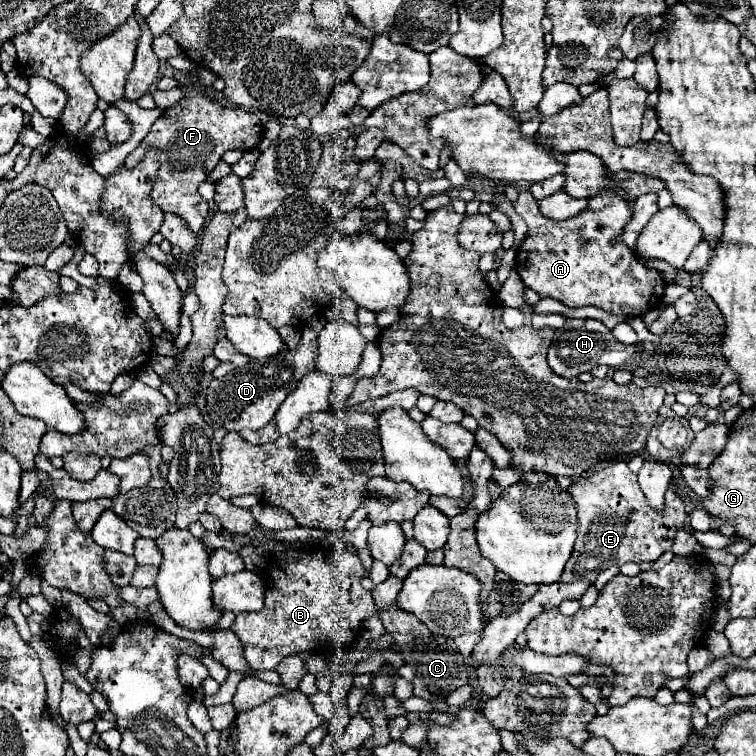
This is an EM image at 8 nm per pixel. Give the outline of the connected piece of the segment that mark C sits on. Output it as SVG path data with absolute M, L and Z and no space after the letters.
M389 577L385 583L377 585L373 589L373 599L379 611L379 617L383 621L383 627L387 629L387 633L395 639L397 647L403 651L403 659L407 665L413 667L415 671L415 679L413 679L413 693L415 697L427 699L427 701L437 701L437 699L445 699L449 693L453 693L455 689L459 689L461 685L467 685L471 681L473 675L473 663L469 657L463 657L453 639L445 639L441 635L435 635L427 629L427 625L423 625L417 617L413 617L411 613L405 613L401 609L395 607L395 599L397 593L403 585L403 579L395 579Z

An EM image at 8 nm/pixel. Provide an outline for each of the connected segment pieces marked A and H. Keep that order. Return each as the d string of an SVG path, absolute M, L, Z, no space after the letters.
M521 189L515 211L525 219L529 227L525 241L517 249L517 273L521 275L523 283L531 287L541 299L551 297L561 301L569 309L597 307L607 313L625 317L643 317L649 309L655 309L659 305L665 291L665 281L661 273L643 265L625 245L625 241L621 241L621 233L629 221L631 207L619 193L601 191L595 197L589 197L587 207L579 215L565 221L549 221L547 217L541 217L541 211L537 209L537 199L527 189Z
M567 319L563 329L555 331L553 343L549 347L549 367L561 377L577 377L583 371L591 371L595 365L619 367L623 361L637 355L637 347L625 347L613 341L611 331L597 319Z

